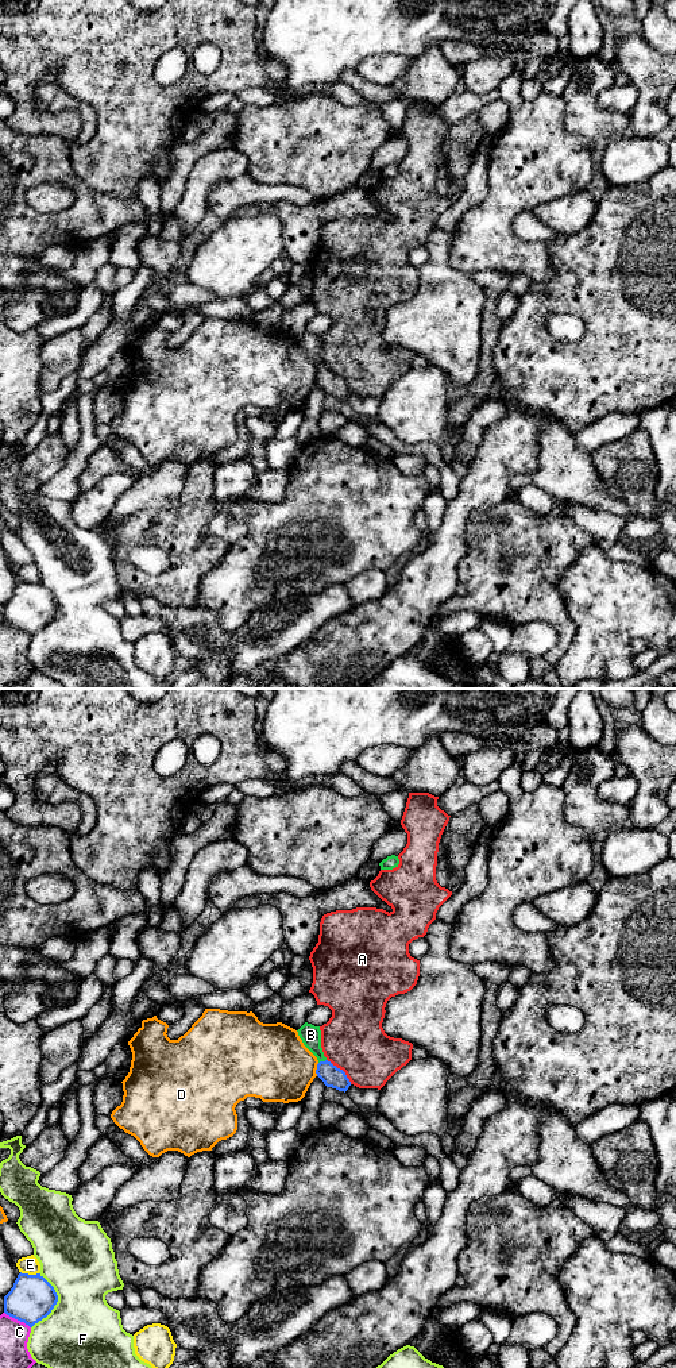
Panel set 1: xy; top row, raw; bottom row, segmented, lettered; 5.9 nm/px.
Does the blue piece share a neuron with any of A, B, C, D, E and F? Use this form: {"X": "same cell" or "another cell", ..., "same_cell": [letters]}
{"A": "another cell", "B": "same cell", "C": "another cell", "D": "another cell", "E": "another cell", "F": "another cell", "same_cell": ["B"]}

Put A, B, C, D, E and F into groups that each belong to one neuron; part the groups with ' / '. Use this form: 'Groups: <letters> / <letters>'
Groups: A / B / C / D / E / F

